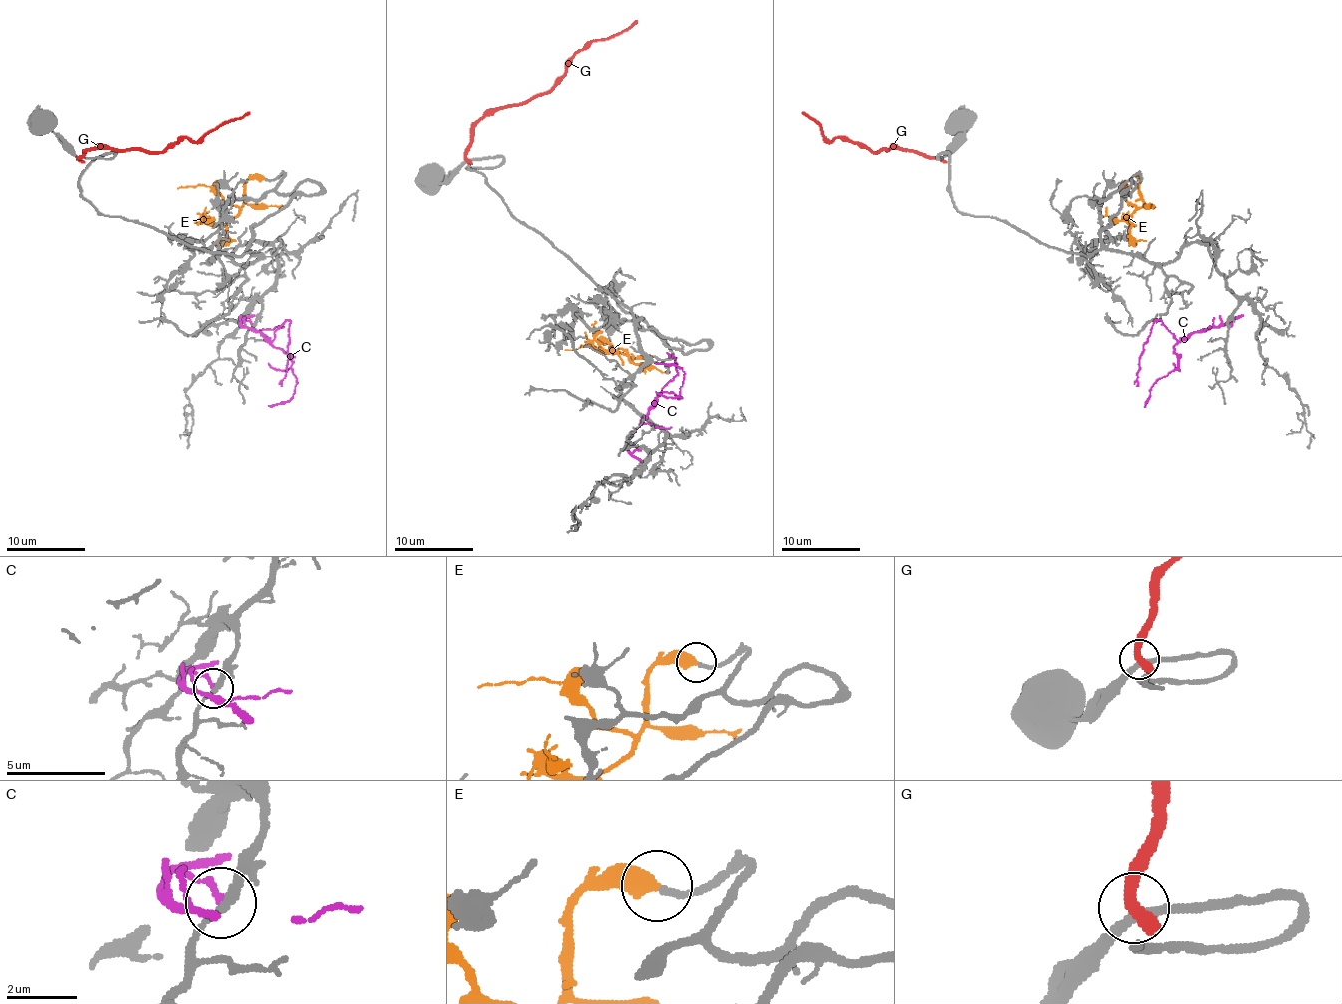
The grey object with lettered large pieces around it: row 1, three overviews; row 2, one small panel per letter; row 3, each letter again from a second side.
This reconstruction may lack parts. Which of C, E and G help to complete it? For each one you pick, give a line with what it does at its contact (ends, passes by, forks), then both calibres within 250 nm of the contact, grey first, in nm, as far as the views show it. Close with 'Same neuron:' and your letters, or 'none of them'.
E: it ends; calibres 190 and 550 nm
Same neuron: E

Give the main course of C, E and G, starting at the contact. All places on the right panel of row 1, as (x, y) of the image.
C: (1231, 325), (1233, 319), (1190, 333), (1174, 347), (1178, 361), (1176, 368), (1158, 380), (1144, 406)
E: (1139, 179), (1141, 206), (1133, 206), (1121, 187), (1127, 185), (1131, 189)
G: (941, 159), (895, 149), (870, 151), (854, 141), (838, 137), (830, 141), (802, 111)

